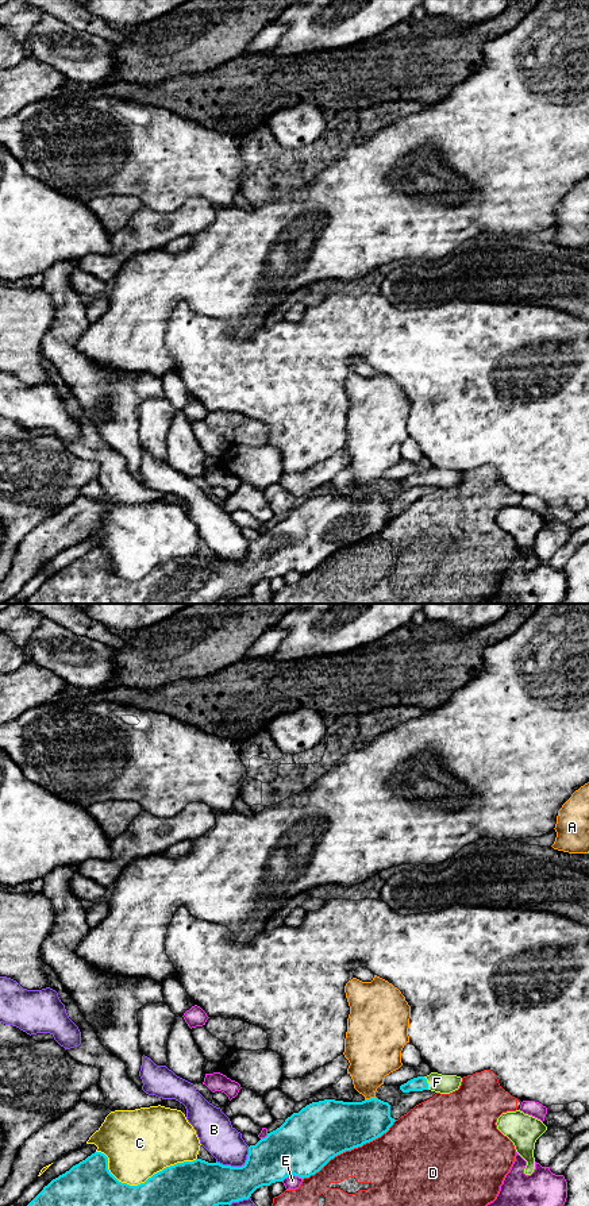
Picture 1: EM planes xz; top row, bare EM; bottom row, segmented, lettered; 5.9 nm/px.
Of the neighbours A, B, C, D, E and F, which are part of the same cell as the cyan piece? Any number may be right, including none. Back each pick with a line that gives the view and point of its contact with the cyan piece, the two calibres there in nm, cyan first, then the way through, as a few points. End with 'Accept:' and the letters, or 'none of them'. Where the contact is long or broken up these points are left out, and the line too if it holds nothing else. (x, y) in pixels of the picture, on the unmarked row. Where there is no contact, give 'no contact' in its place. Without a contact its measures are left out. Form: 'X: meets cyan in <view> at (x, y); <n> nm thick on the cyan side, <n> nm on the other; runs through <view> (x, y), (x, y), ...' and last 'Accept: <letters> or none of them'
F: meets cyan in xz at (427, 478); 90 nm thick on the cyan side, 110 nm on the other; runs through xz (419, 478), (427, 478), (437, 477)
Accept: F

